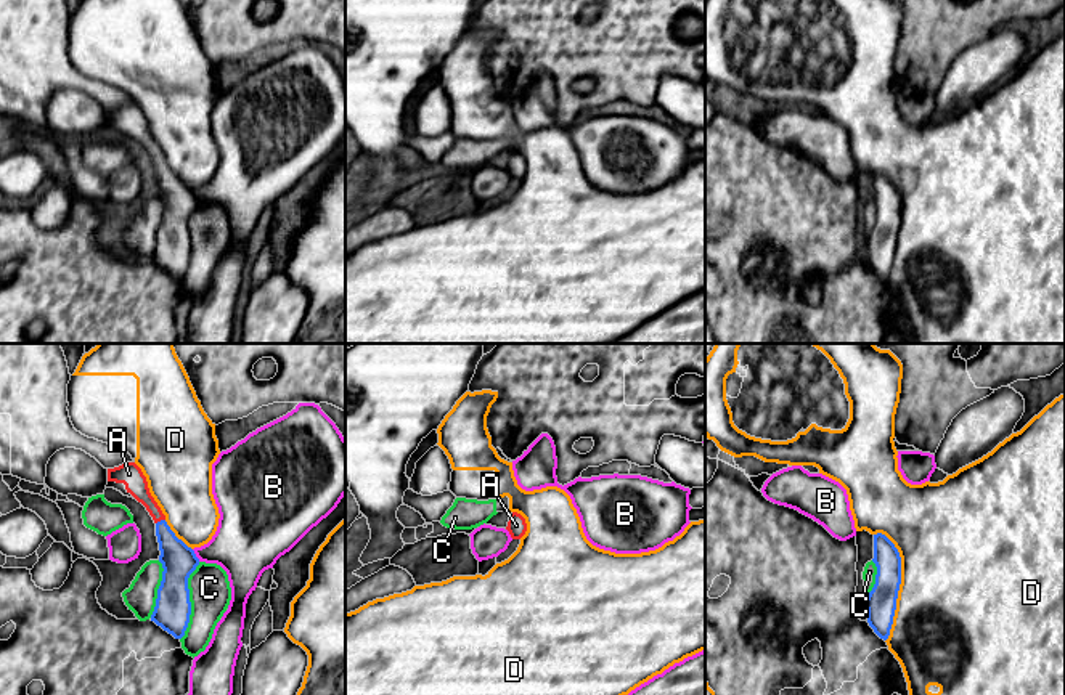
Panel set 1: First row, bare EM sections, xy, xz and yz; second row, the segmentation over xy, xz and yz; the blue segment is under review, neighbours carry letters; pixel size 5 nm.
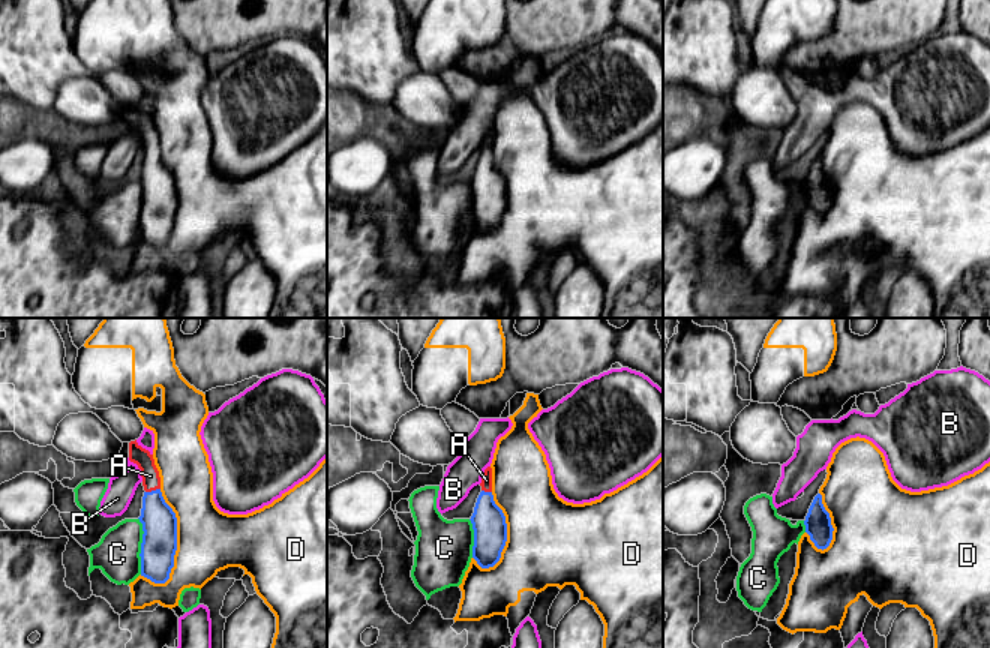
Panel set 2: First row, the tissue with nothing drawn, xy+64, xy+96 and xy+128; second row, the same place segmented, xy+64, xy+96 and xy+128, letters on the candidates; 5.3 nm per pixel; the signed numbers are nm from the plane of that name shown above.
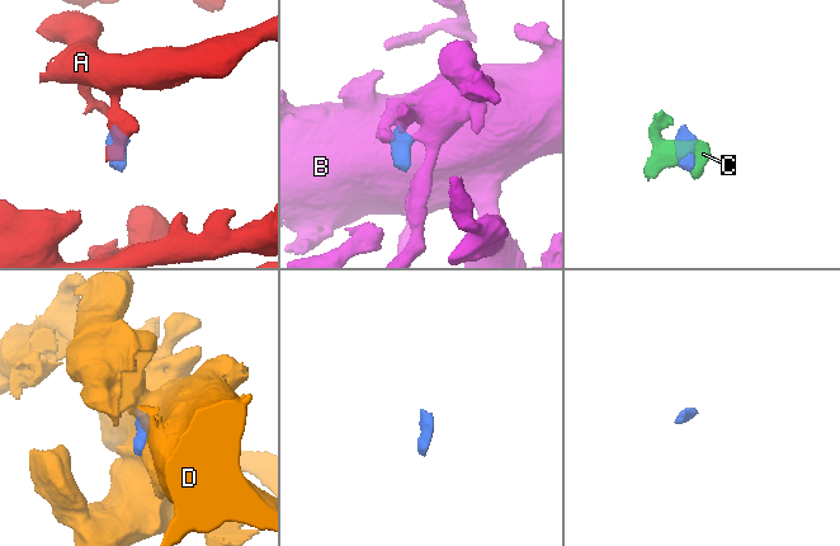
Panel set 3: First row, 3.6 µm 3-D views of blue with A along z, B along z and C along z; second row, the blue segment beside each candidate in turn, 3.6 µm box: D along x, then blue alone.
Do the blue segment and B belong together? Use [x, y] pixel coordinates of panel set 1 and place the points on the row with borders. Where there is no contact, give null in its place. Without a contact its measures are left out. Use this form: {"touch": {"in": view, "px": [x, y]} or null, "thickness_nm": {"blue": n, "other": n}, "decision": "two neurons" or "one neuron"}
{"touch": {"in": "xy", "px": [195, 556]}, "thickness_nm": {"blue": 170, "other": 300}, "decision": "two neurons"}

